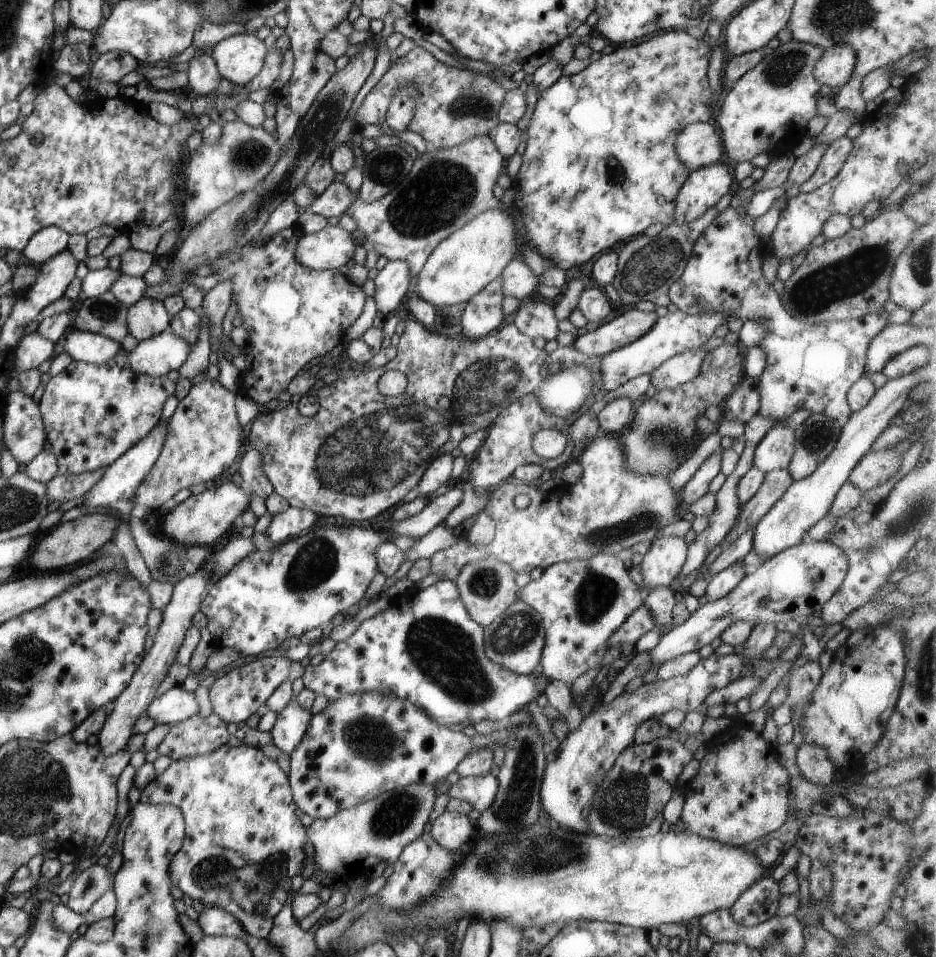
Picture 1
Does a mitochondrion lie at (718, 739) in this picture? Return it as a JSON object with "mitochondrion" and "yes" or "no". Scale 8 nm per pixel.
{"mitochondrion":"no"}

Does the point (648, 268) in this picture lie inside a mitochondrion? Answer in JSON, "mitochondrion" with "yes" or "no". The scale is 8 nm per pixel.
{"mitochondrion":"yes"}

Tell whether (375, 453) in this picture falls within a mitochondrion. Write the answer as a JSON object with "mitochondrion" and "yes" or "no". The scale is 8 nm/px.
{"mitochondrion":"yes"}

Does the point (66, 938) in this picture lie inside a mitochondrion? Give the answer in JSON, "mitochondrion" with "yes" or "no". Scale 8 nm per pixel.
{"mitochondrion":"no"}

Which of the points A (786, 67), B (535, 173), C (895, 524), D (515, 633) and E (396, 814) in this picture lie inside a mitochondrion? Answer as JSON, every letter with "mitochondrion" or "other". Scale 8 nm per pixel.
{"A":"mitochondrion","B":"other","C":"mitochondrion","D":"mitochondrion","E":"mitochondrion"}

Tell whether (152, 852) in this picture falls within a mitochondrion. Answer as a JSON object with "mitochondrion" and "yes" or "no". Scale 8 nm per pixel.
{"mitochondrion":"no"}

